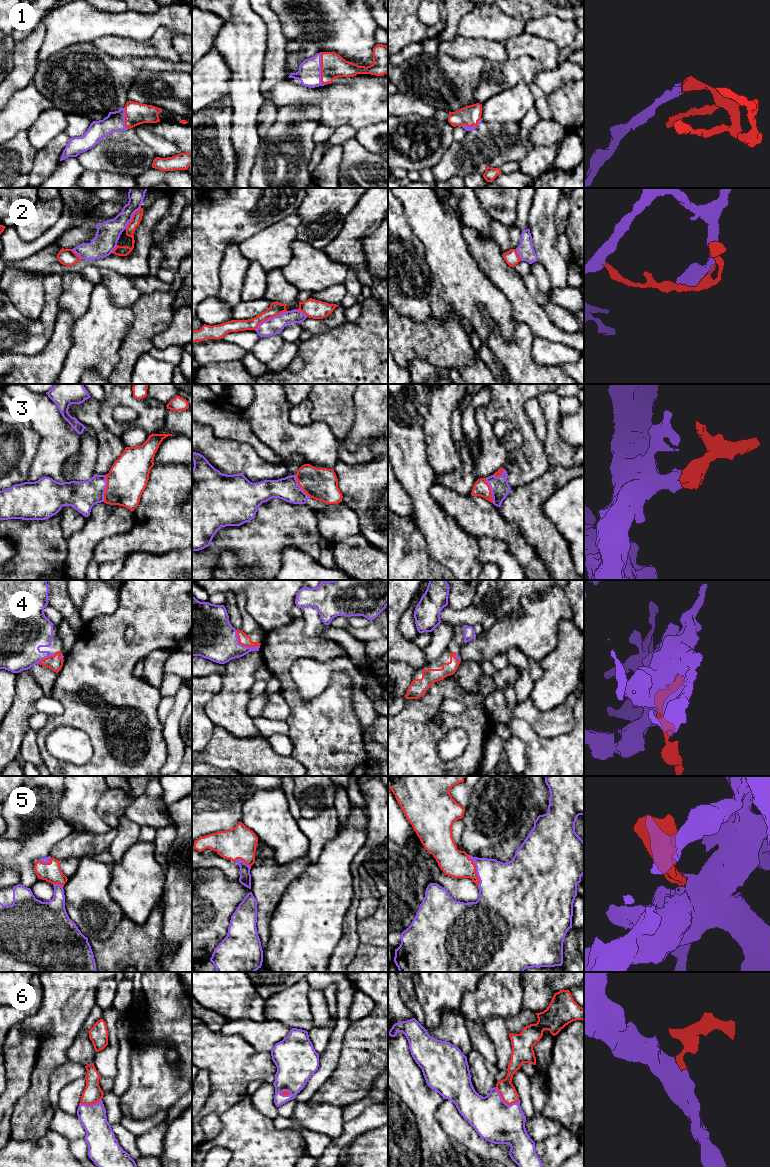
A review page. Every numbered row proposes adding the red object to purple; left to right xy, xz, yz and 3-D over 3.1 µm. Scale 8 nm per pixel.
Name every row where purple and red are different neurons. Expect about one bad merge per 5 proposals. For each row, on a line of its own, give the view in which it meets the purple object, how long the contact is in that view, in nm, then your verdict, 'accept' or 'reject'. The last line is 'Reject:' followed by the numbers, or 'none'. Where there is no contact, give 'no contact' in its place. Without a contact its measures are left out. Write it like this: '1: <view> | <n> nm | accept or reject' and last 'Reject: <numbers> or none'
1: xz | 260 nm | accept
2: xz | 300 nm | accept
3: xy | 220 nm | accept
4: xz | 240 nm | accept
5: yz | 260 nm | accept
6: yz | 220 nm | accept
Reject: none

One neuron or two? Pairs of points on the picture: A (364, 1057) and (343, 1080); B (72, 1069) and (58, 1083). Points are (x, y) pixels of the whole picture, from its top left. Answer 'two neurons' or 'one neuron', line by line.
A: one neuron
B: one neuron

